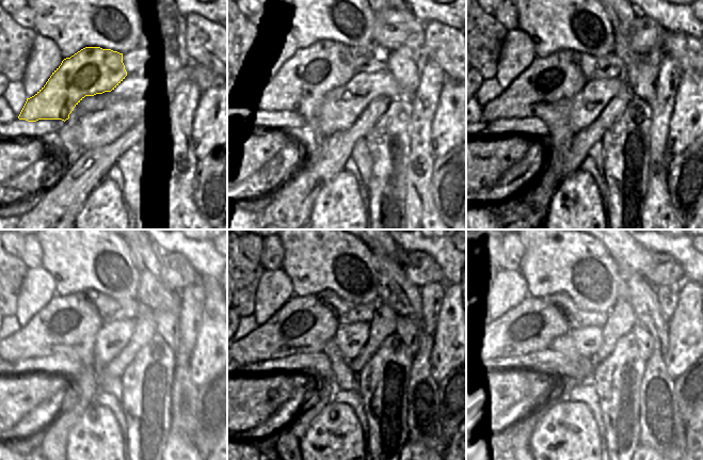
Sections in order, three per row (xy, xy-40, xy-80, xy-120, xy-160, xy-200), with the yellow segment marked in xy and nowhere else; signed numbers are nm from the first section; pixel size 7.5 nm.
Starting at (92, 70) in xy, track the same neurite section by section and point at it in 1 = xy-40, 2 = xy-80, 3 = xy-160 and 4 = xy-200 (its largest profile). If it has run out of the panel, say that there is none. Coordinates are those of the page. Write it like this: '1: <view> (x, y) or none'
1: xy-40 (324, 66)
2: xy-80 (545, 90)
3: xy-160 (304, 324)
4: xy-200 (530, 327)

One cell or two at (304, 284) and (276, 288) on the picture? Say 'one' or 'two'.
two

